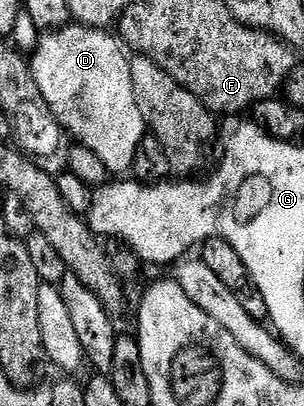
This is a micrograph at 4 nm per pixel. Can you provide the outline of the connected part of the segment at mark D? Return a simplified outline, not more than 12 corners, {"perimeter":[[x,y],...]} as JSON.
{"perimeter":[[72,22],[31,53],[69,137],[127,173],[146,122],[130,56]]}

